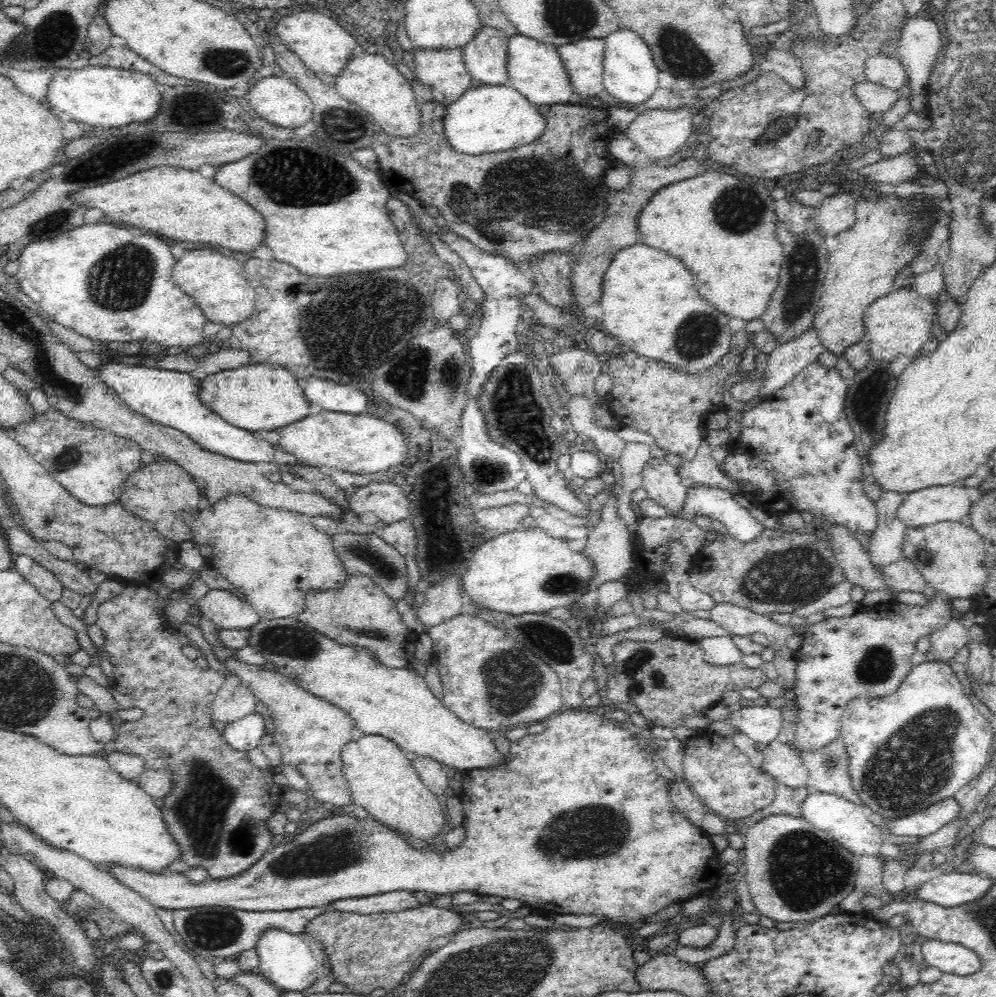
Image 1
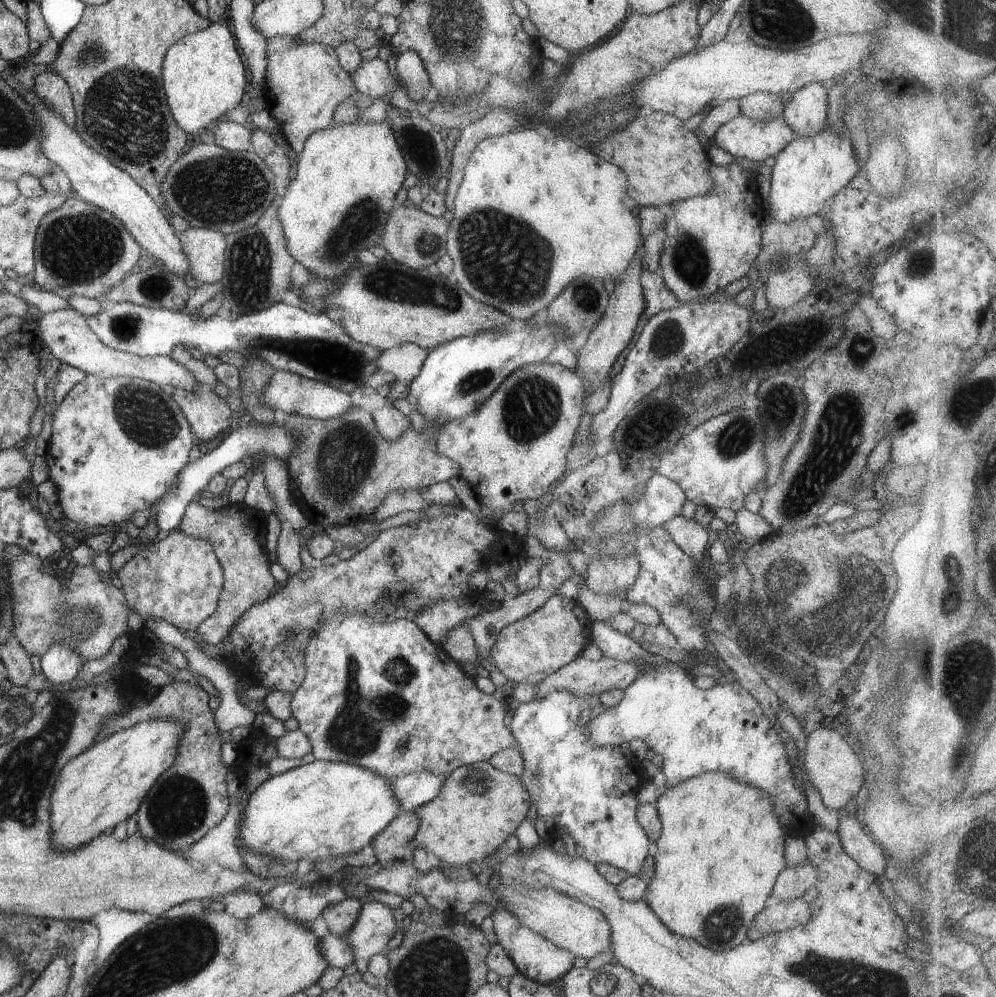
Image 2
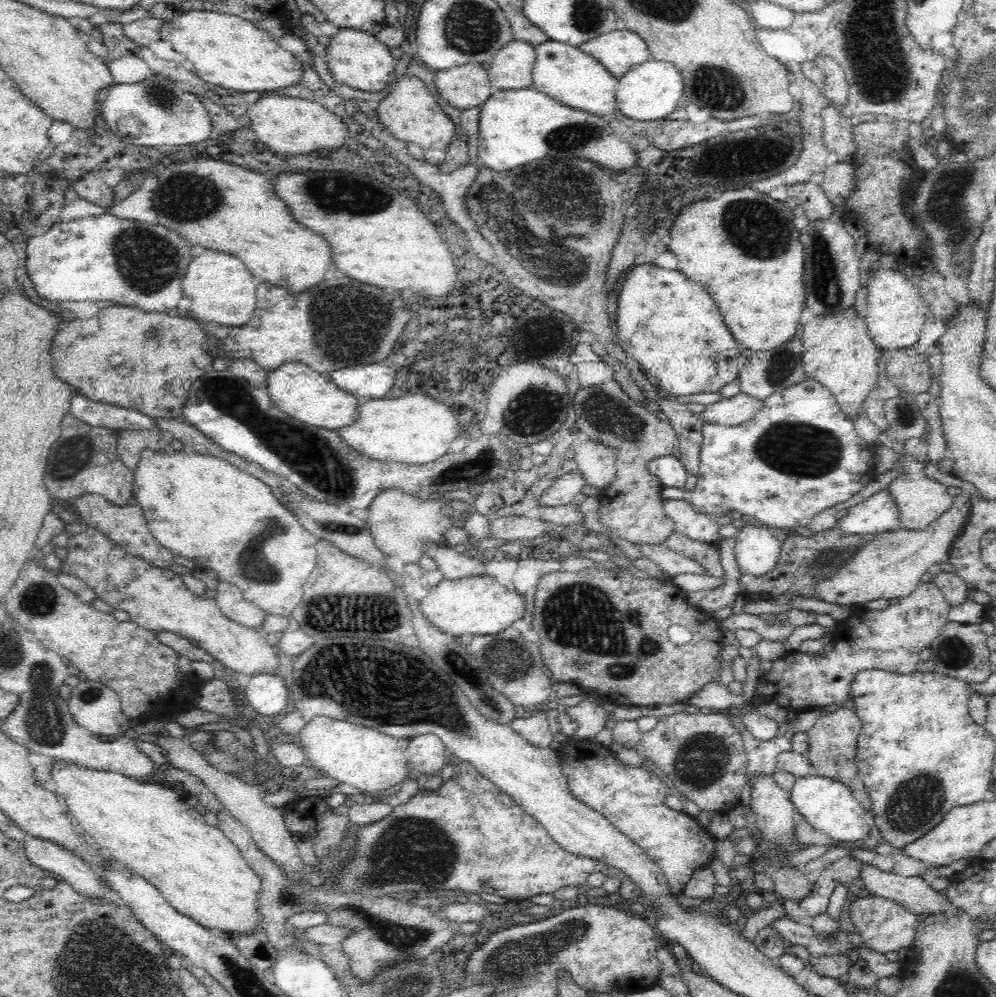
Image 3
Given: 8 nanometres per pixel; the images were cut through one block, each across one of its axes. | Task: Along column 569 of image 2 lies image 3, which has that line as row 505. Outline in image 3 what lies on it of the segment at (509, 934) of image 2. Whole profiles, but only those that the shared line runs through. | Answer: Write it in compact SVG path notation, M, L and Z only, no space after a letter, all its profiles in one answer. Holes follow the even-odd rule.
M968 494L954 496L954 504L944 512L936 522L924 532L908 532L900 529L896 532L864 535L868 544L864 544L848 564L840 568L828 580L816 584L816 595L820 600L842 604L856 604L877 598L897 599L908 596L921 578L935 562L946 562L952 541L959 535L964 521L969 515Z

